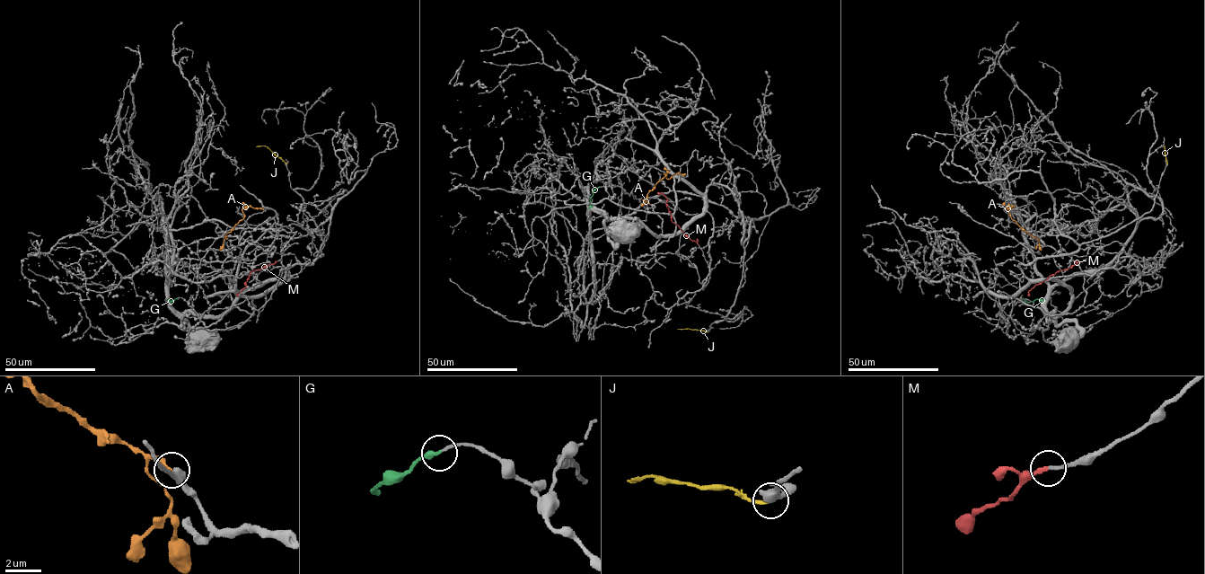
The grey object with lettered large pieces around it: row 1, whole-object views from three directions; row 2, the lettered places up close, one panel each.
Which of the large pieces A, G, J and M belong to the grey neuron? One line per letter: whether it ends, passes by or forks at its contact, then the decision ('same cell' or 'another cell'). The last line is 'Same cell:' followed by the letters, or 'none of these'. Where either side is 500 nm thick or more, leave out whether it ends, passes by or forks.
A: it ends; same cell
G: it ends; another cell
J: it ends; another cell
M: it ends; same cell
Same cell: A, M

